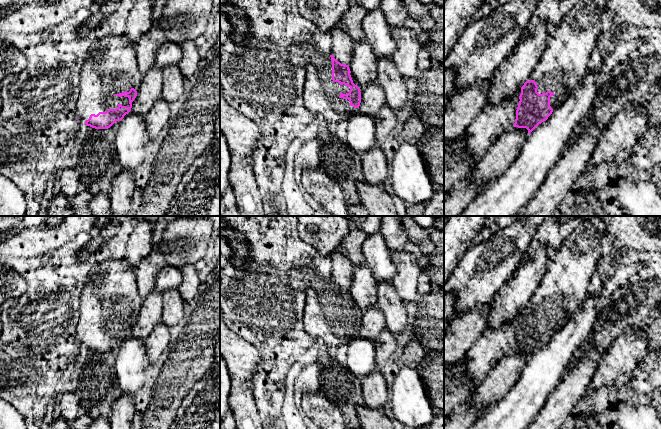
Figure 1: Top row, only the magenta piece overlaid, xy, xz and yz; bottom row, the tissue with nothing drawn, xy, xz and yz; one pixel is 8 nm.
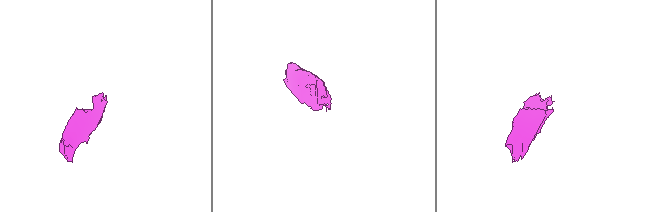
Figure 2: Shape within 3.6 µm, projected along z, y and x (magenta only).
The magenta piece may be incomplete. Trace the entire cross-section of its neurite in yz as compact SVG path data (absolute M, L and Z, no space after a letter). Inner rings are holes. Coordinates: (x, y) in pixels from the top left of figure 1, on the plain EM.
M594 217L582 222L565 240L521 311L514 351L526 352L530 358L580 307L607 233L604 221Z

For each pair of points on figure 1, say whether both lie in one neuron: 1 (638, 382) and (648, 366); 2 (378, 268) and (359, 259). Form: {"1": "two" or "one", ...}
{"1": "two", "2": "two"}

